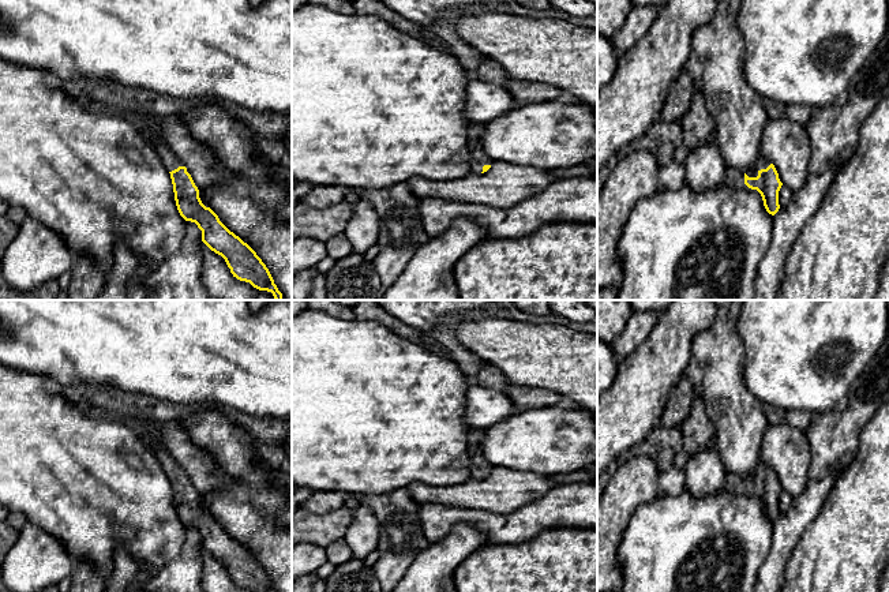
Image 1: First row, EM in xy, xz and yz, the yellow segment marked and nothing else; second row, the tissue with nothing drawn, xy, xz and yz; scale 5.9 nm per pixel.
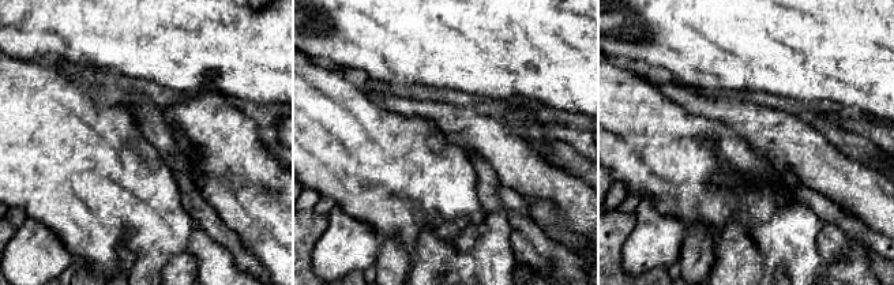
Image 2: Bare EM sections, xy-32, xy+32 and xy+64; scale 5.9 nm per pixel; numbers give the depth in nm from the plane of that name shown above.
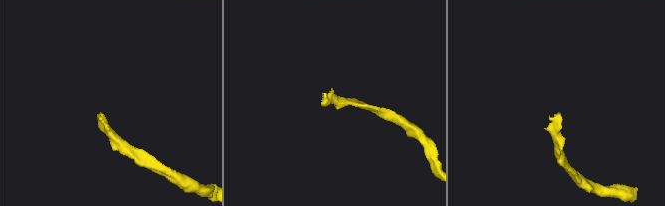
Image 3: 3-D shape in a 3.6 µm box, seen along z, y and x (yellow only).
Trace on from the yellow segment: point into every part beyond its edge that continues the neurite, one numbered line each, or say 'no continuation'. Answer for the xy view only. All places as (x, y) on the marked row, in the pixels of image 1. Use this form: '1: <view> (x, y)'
1: xy (152, 134)

